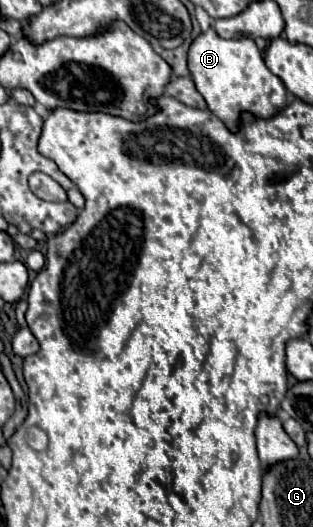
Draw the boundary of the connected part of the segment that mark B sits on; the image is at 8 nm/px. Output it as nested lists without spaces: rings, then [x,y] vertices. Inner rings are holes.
[[[209,27],[191,43],[187,65],[197,91],[207,101],[207,107],[223,119],[231,131],[239,129],[239,115],[243,111],[251,111],[257,117],[271,117],[287,103],[287,89],[283,81],[267,69],[263,55],[251,37],[227,41],[219,37],[213,27]]]

